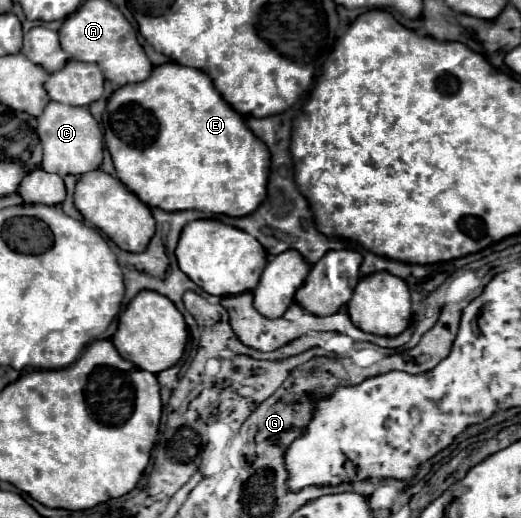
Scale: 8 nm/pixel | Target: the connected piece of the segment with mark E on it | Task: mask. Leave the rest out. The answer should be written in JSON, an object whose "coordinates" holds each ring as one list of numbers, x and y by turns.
{"coordinates":[[163,63,153,69,153,73,147,81,125,85,125,87,117,89,107,101,107,109,103,113,103,127,105,127,105,145,113,157,117,177,121,179,121,183,125,183,125,187,129,191,133,191,149,207,159,207,163,211,195,209,195,211,213,213,213,215,245,217,245,215,251,215,263,203,263,199,267,195,267,179,269,179,269,163,271,163,271,155,269,155,267,147,253,135,253,131,247,127,245,119,237,111,233,111,233,107,229,107,229,103,225,103,221,95,217,95,213,81,199,69,183,67,179,63]]}

